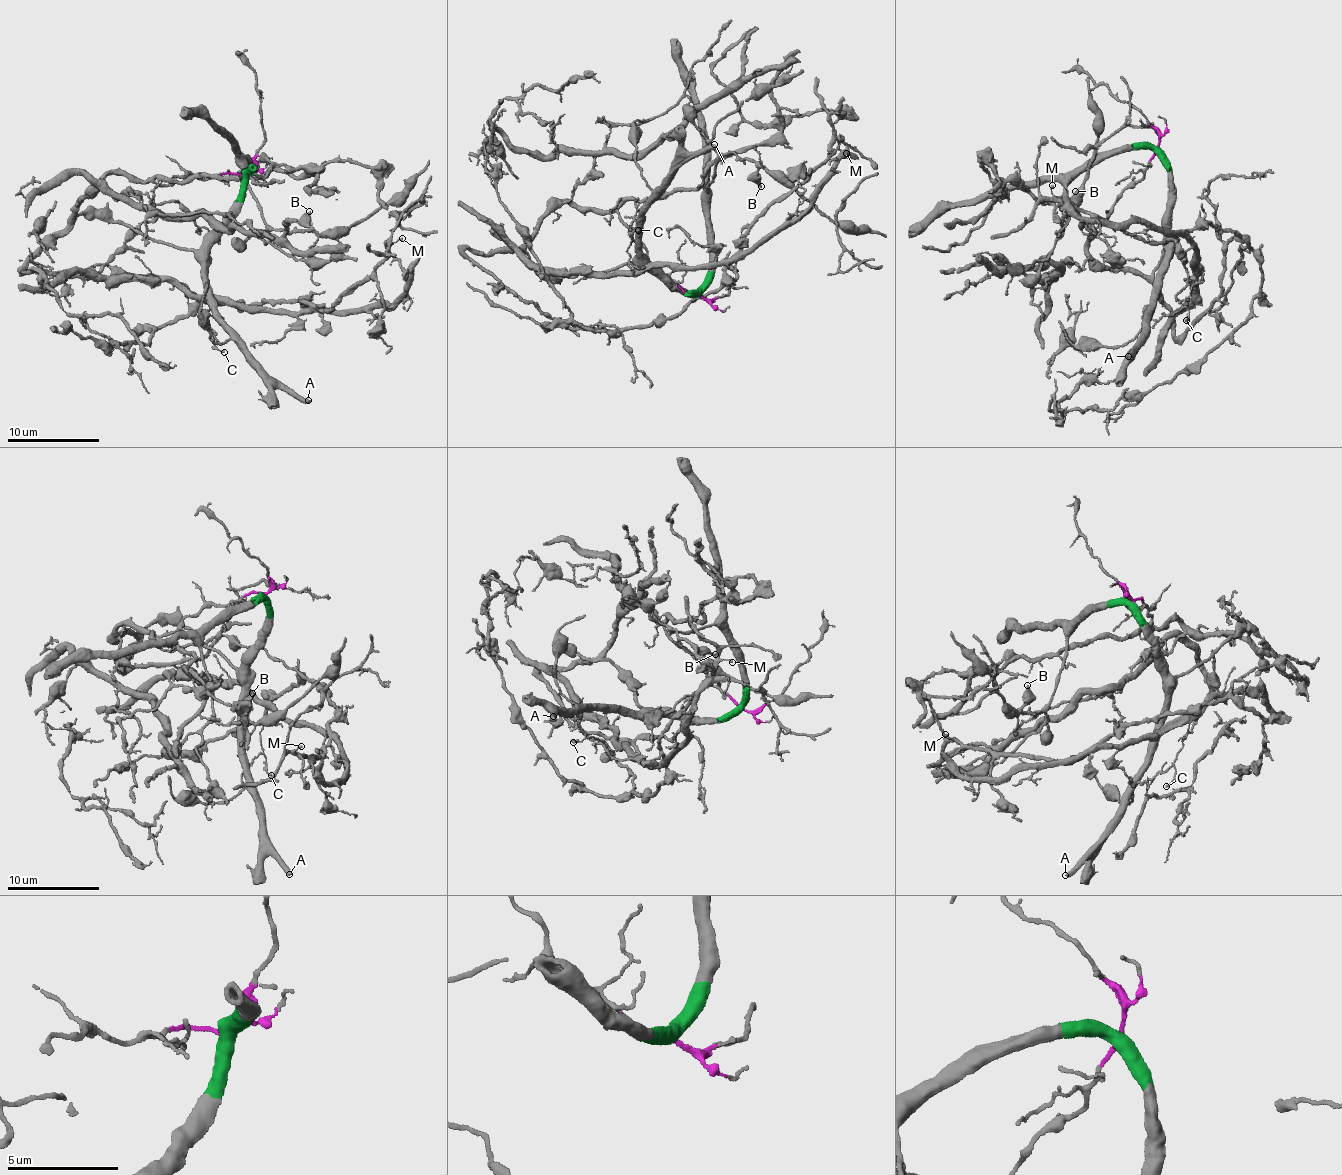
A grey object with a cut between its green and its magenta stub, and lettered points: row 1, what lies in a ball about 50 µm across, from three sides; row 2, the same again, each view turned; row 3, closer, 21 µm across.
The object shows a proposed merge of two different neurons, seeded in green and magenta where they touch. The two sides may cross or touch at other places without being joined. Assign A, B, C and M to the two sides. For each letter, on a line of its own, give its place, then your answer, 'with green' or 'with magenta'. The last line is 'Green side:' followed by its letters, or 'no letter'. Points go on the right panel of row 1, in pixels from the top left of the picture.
A: (1128, 356) | with green
B: (1075, 191) | with green
C: (1186, 320) | with magenta
M: (1052, 185) | with magenta
Green side: A, B

